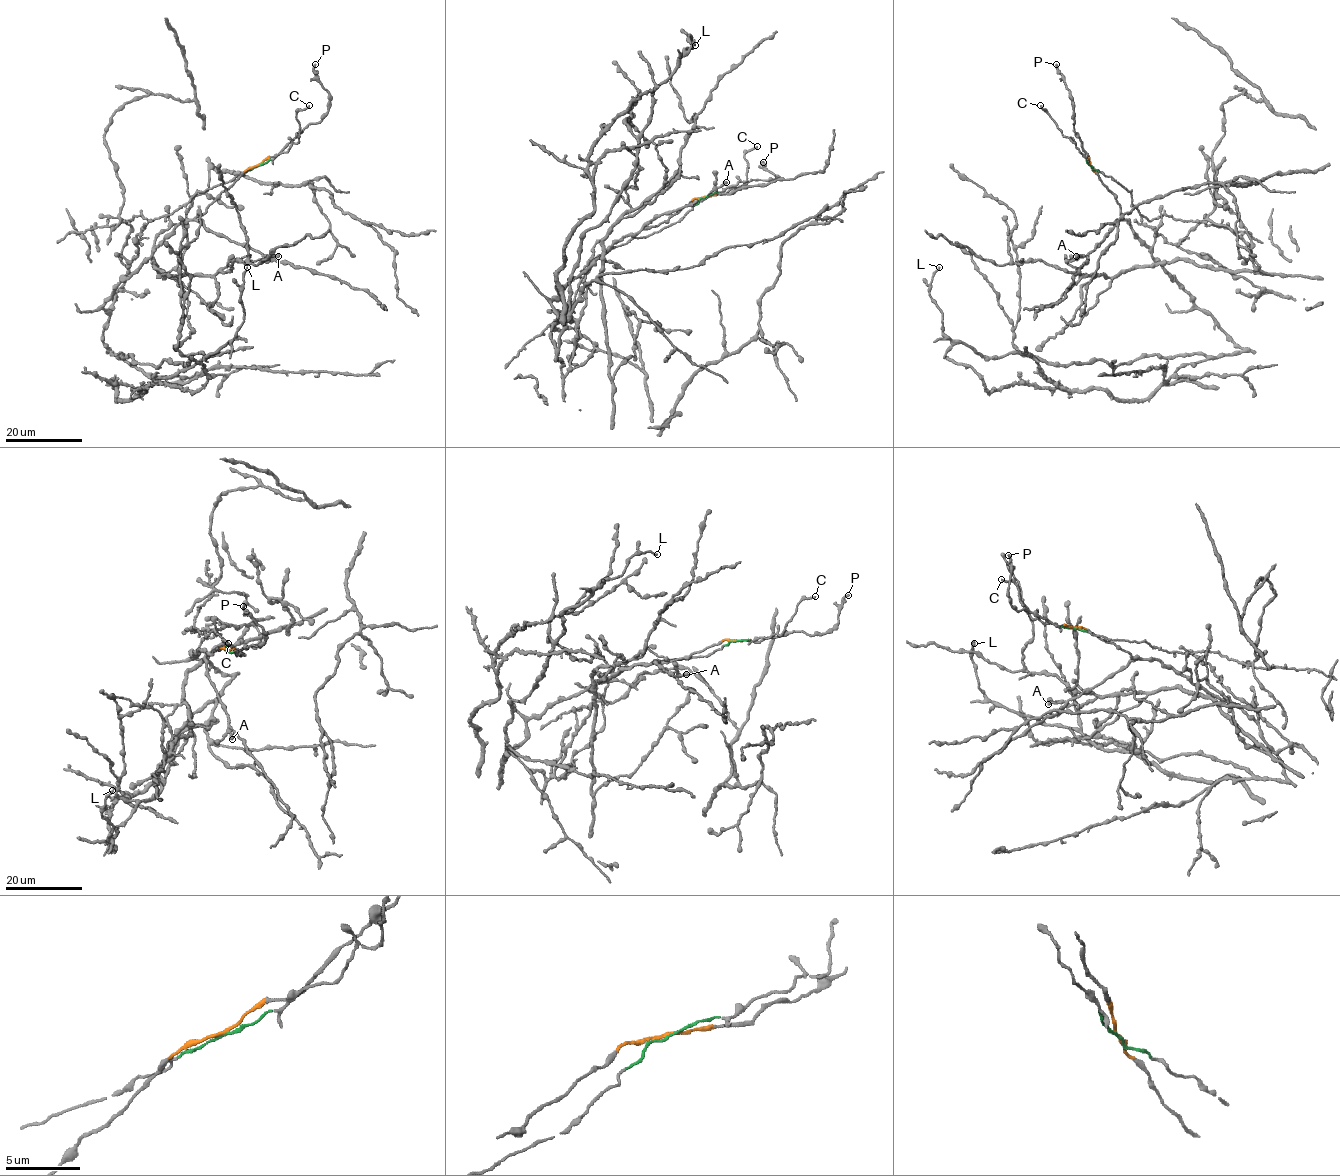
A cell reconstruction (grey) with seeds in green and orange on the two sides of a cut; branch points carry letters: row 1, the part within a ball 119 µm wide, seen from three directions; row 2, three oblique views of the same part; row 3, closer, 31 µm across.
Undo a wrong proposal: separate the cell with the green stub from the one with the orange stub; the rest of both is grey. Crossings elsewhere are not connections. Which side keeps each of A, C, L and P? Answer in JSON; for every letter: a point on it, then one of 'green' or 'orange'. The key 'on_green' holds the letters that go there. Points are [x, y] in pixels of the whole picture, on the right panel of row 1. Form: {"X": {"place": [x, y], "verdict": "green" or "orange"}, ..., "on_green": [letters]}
{"A": {"place": [1076, 256], "verdict": "orange"}, "C": {"place": [1040, 105], "verdict": "green"}, "L": {"place": [939, 267], "verdict": "orange"}, "P": {"place": [1056, 64], "verdict": "orange"}, "on_green": ["C"]}

